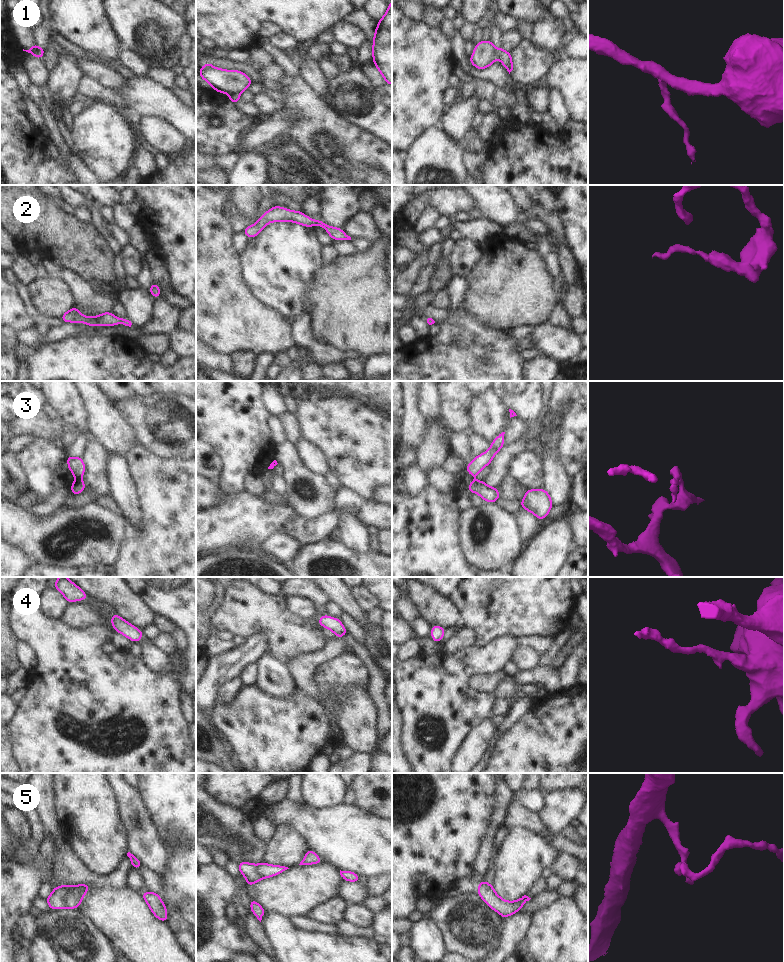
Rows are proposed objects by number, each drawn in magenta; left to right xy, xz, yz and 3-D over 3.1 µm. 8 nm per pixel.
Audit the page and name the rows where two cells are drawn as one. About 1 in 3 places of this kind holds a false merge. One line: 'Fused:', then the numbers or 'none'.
Fused: 1, 3

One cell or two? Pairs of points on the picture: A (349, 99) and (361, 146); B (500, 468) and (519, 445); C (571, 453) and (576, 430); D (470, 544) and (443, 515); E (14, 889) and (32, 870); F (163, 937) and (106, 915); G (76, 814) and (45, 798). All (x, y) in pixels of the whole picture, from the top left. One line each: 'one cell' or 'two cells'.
A: two cells
B: one cell
C: one cell
D: two cells
E: one cell
F: one cell
G: two cells

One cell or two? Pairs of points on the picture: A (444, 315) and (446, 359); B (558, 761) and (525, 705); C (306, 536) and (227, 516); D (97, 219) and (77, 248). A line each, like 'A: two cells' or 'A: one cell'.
A: two cells
B: two cells
C: one cell
D: two cells

